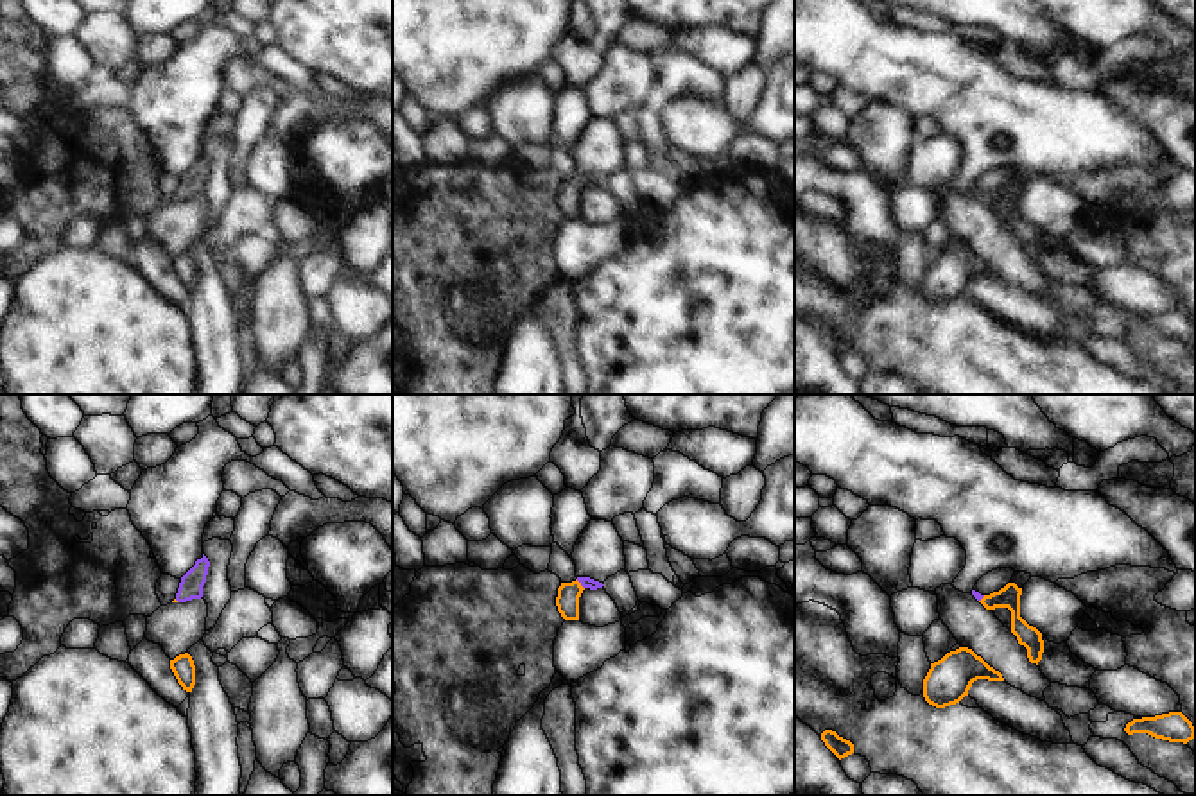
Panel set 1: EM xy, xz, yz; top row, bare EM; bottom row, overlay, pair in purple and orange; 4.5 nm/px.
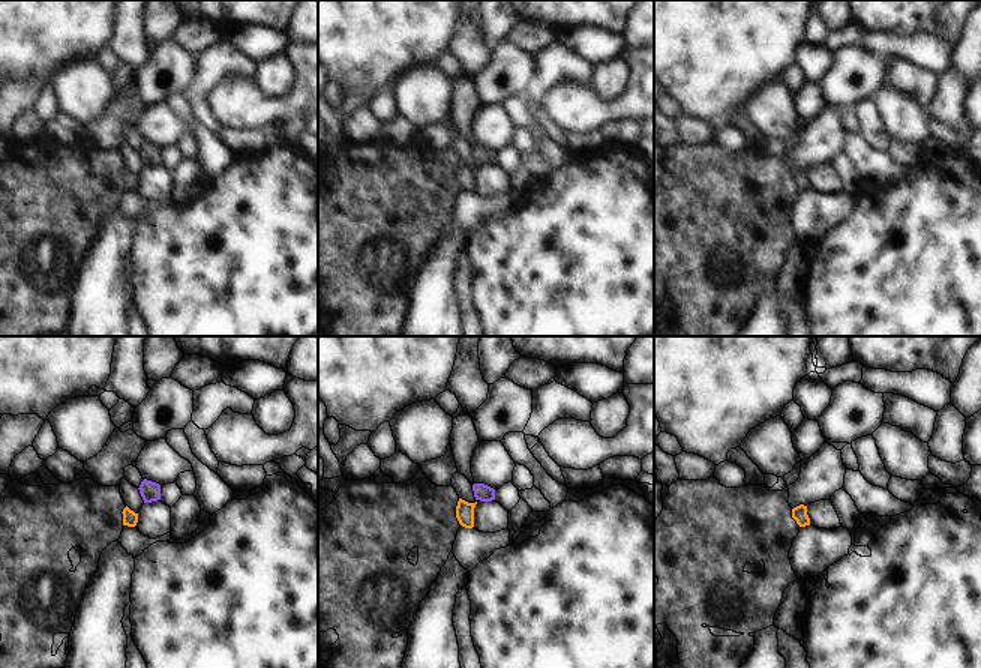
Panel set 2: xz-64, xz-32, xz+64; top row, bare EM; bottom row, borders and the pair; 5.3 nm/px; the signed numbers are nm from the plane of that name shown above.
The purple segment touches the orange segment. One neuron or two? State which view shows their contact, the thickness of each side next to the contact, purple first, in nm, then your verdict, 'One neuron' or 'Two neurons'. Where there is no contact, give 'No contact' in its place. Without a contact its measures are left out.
Touches purple in xz. Thickness 50 nm (purple) against 110 nm. One neuron.

